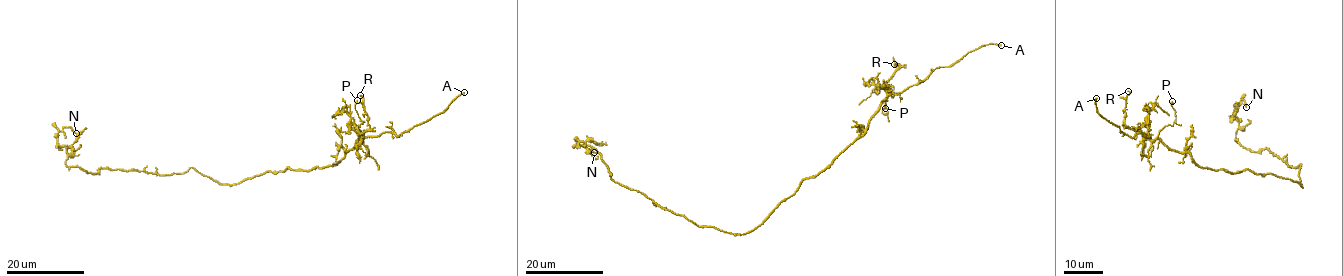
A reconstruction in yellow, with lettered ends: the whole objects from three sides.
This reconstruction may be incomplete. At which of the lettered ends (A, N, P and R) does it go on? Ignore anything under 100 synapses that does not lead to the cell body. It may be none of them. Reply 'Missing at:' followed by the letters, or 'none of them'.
Missing at: A

